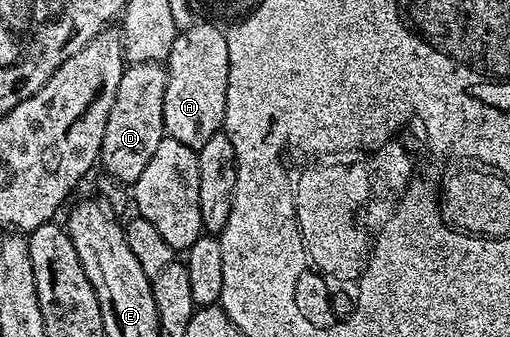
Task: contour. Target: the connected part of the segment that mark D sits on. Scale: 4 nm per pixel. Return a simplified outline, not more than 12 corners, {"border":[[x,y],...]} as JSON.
{"border":[[123,71],[101,166],[134,184],[165,136],[167,71]]}

